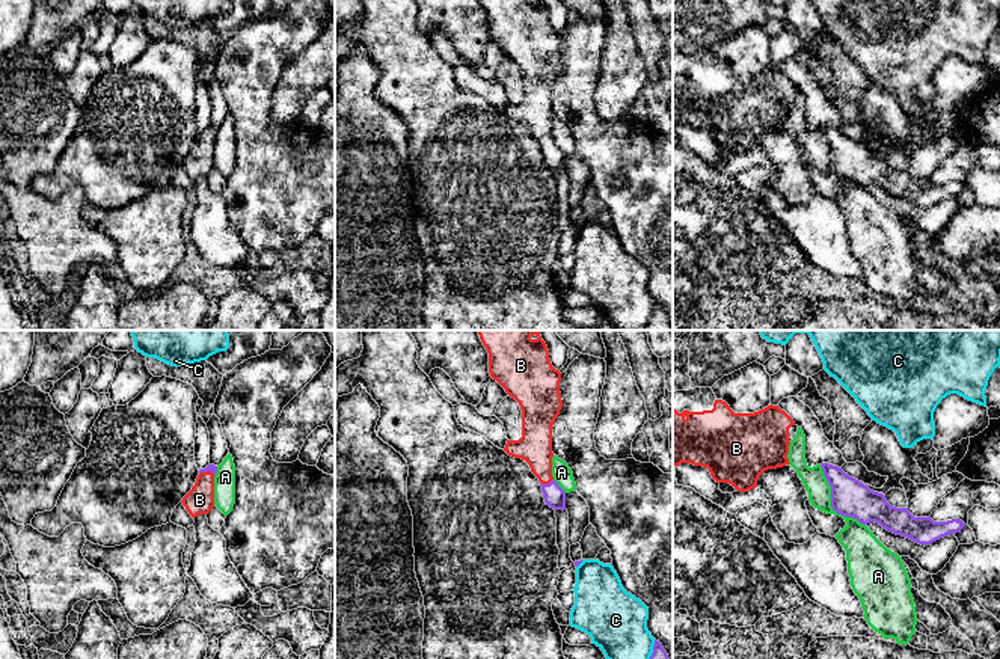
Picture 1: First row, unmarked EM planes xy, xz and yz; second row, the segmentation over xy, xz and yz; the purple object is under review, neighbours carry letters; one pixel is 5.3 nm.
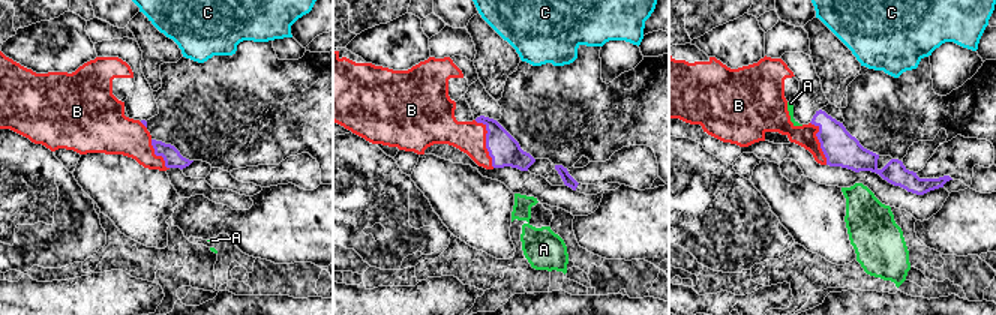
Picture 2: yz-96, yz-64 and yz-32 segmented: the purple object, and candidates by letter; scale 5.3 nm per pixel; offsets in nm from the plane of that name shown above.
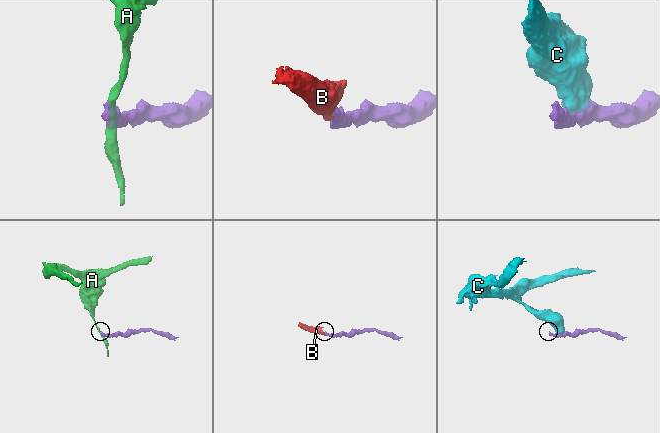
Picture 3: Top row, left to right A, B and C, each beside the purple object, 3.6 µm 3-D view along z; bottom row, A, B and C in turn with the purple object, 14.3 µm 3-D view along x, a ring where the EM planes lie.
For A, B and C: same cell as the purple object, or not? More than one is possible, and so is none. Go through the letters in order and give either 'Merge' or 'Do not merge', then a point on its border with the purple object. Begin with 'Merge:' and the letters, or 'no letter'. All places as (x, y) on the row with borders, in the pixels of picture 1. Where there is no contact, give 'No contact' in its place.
Merge: B
A: Do not merge. Touches purple at yz (831, 502)
B: Merge. Touches purple at xz (546, 484)
C: Do not merge. Touches purple at xz (653, 649)

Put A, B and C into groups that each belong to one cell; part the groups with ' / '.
A / B / C

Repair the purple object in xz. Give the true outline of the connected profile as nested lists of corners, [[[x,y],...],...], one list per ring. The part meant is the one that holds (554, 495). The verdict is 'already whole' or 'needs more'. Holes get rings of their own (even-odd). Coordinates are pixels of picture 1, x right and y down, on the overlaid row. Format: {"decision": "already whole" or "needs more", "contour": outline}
{"decision": "needs more", "contour": [[[478,330],[478,335],[489,353],[490,377],[519,403],[522,410],[522,437],[507,440],[504,451],[529,464],[531,472],[540,481],[546,505],[554,510],[566,510],[566,492],[552,477],[552,425],[563,407],[561,372],[552,366],[540,330]]]}

